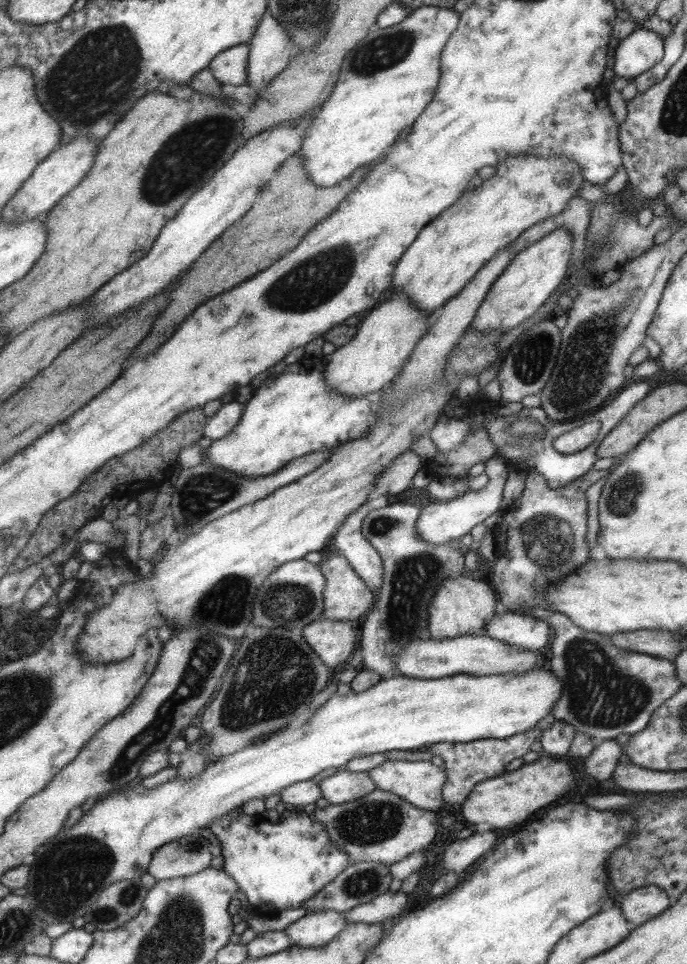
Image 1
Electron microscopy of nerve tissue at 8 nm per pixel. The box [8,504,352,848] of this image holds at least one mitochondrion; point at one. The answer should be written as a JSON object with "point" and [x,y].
{"point":[295,684]}

